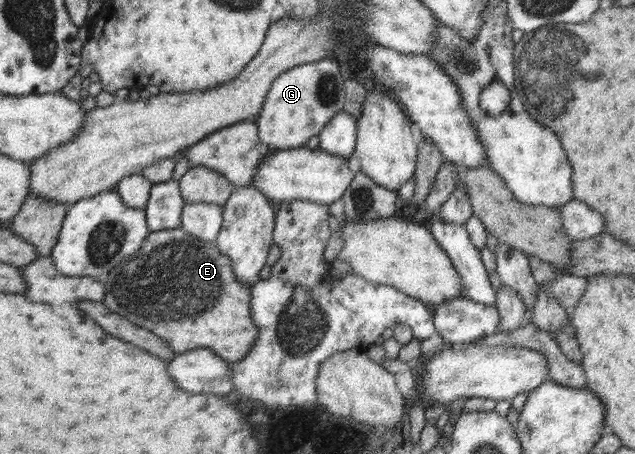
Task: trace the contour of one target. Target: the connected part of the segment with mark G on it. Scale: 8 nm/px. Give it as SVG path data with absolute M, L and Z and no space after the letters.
M324 59L318 62L310 62L298 65L284 71L271 84L262 110L254 120L257 127L259 140L272 149L283 150L306 146L313 136L318 136L333 114L343 110L346 93L344 90L345 79L340 74L340 68L333 60Z

